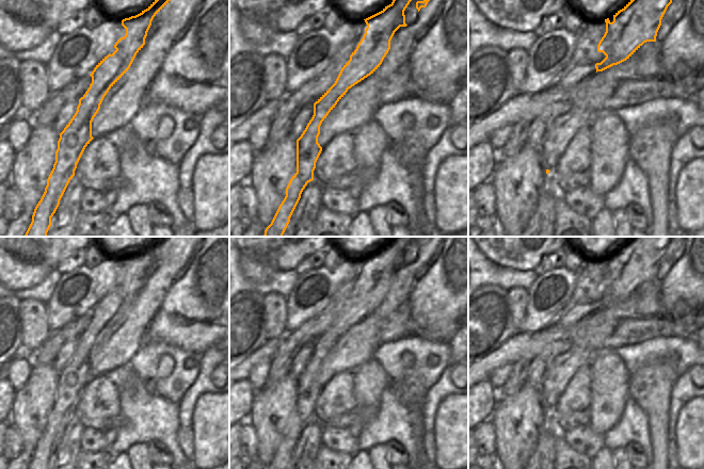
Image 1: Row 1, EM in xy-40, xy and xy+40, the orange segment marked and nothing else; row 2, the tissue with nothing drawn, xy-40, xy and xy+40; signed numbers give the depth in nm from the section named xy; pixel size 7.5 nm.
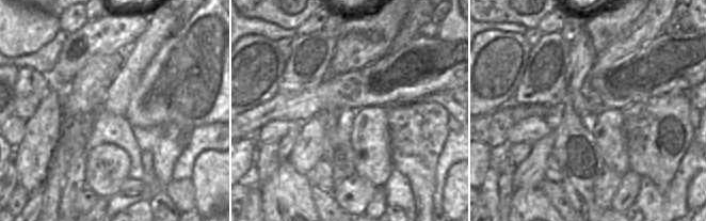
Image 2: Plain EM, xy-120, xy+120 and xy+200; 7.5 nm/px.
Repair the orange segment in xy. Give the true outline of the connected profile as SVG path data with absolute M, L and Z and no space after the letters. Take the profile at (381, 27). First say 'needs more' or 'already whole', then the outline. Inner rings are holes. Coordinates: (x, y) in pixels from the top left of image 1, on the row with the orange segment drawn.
already whole; M393 0L381 12L364 19L367 28L350 60L341 68L335 83L314 103L314 115L301 136L297 140L297 173L286 188L286 196L279 205L271 224L266 228L263 237L283 237L290 217L301 198L301 194L308 182L314 180L316 162L322 151L318 143L320 126L337 102L346 95L349 88L373 74L382 64L390 49L390 41L400 27L406 27L404 11L412 0Z

